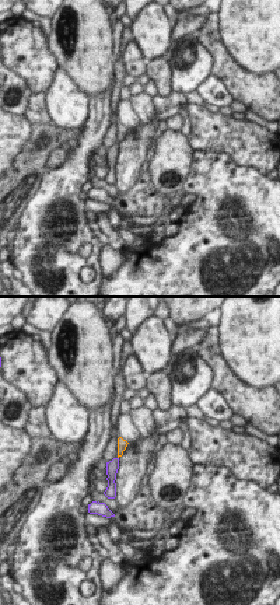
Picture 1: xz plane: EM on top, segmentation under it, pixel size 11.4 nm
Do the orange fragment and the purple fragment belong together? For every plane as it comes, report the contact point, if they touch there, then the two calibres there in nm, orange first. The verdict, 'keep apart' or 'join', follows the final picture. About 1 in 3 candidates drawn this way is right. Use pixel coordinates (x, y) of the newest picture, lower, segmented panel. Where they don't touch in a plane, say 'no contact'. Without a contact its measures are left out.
no contact

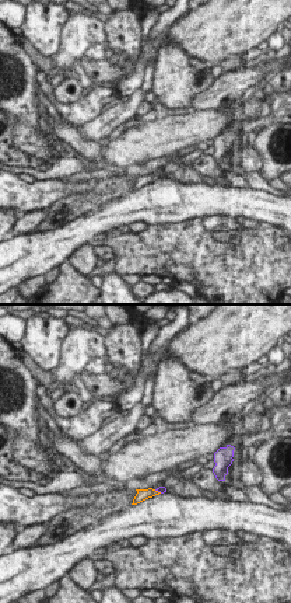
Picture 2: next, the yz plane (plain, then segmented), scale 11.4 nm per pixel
(157, 491) | 130/70 nm

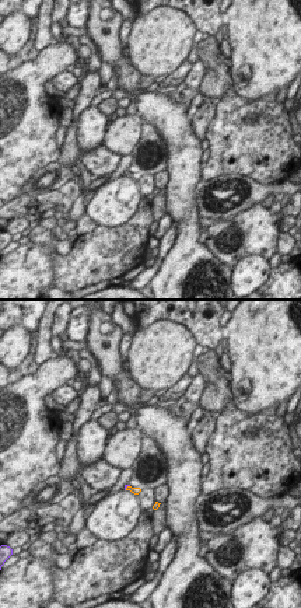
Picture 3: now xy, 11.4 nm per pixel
(126, 488) | 90/30 nm

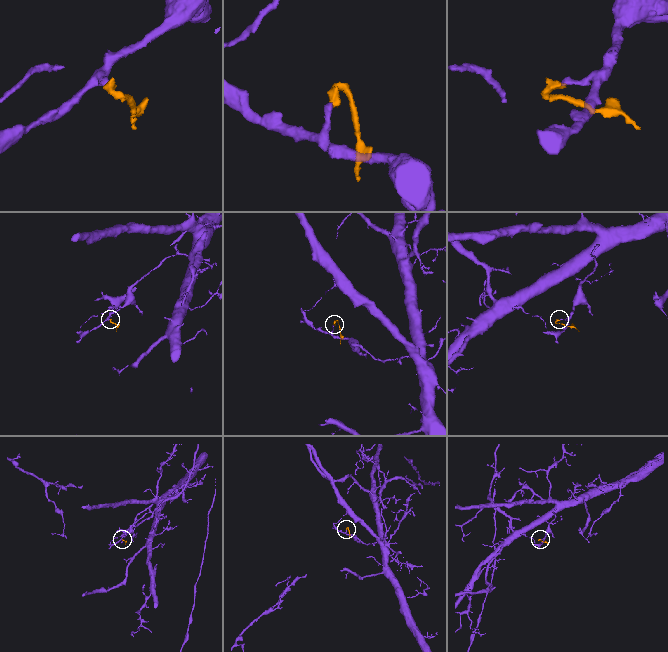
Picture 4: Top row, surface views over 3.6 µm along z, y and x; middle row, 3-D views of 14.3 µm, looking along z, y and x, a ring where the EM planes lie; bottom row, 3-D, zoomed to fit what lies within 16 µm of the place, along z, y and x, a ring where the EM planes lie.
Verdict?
join

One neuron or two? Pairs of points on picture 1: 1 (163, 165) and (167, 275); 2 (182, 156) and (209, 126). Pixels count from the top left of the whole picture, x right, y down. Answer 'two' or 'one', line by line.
1: two
2: two

